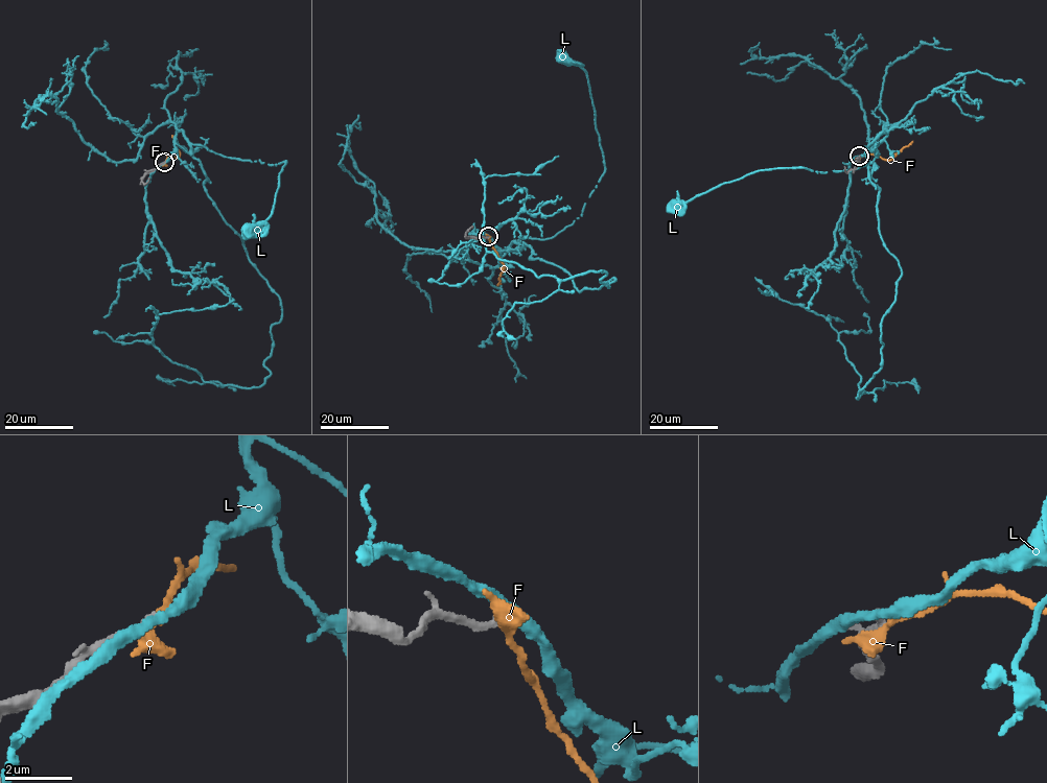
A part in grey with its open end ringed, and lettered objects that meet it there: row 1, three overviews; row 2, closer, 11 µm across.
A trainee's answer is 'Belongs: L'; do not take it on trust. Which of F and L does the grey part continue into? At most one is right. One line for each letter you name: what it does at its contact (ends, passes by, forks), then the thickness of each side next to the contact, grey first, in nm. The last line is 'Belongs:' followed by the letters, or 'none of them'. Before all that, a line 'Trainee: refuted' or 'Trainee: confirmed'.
Trainee: refuted
Belongs: none of them

